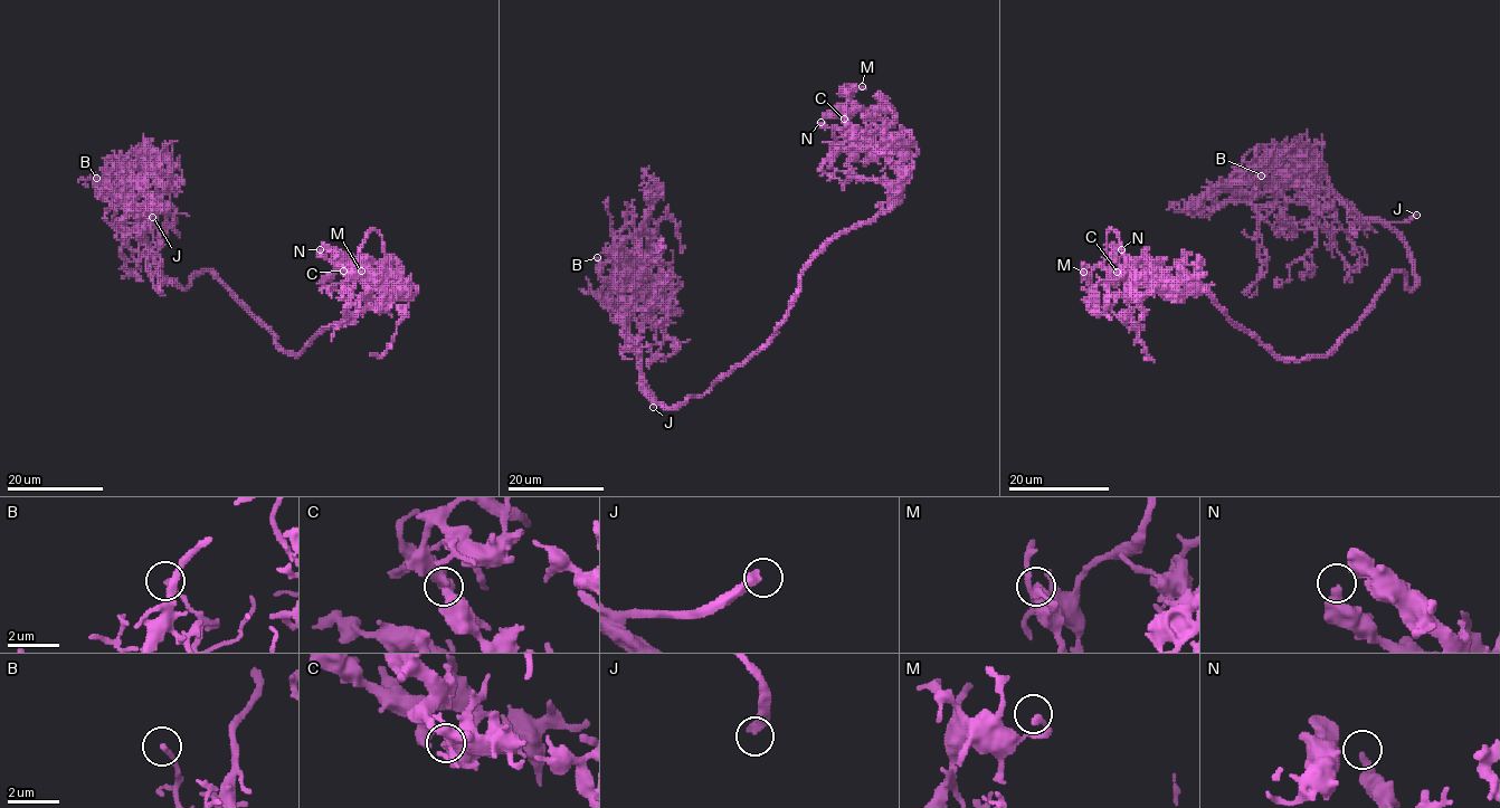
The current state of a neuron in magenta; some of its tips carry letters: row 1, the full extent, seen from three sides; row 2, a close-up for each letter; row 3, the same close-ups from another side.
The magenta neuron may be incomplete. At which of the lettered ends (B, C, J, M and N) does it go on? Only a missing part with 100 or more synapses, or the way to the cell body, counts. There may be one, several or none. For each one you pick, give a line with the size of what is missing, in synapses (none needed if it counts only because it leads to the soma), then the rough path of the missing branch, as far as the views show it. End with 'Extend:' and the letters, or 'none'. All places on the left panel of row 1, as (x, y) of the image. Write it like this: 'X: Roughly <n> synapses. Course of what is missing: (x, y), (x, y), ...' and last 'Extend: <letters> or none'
Extend: J

